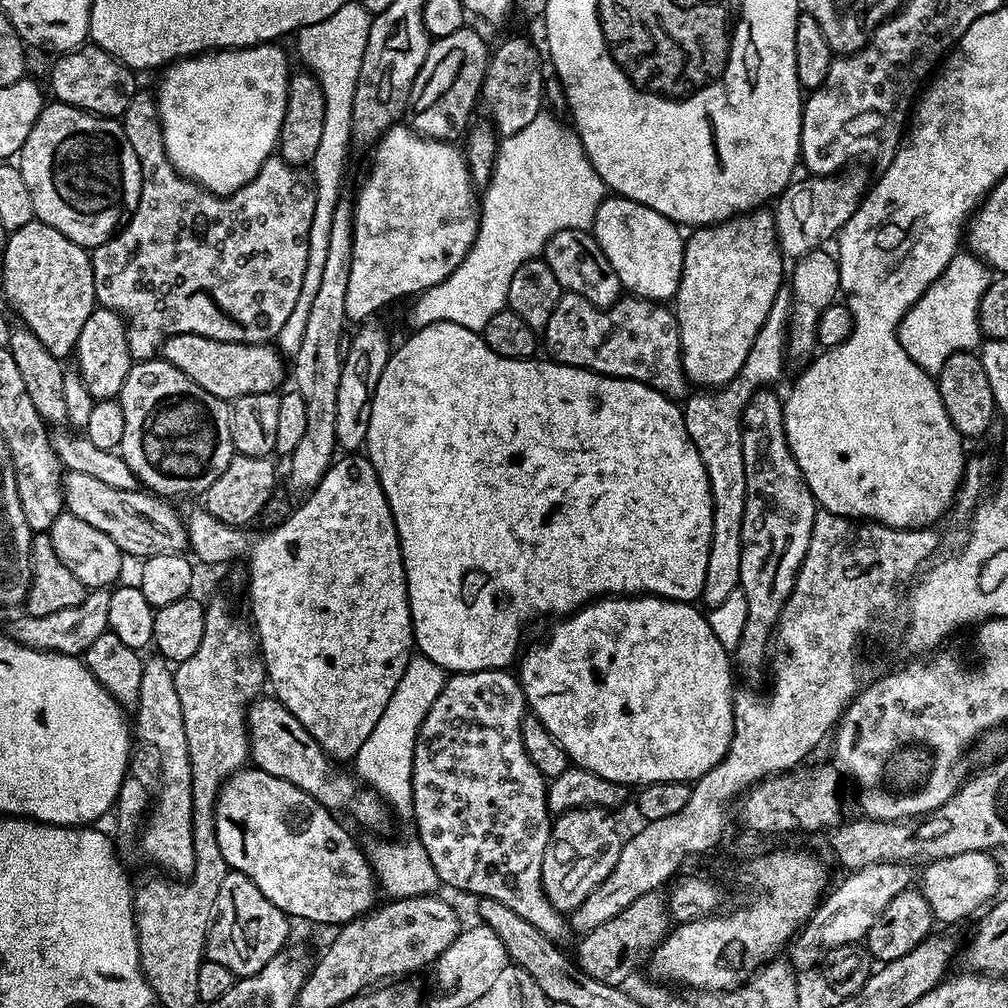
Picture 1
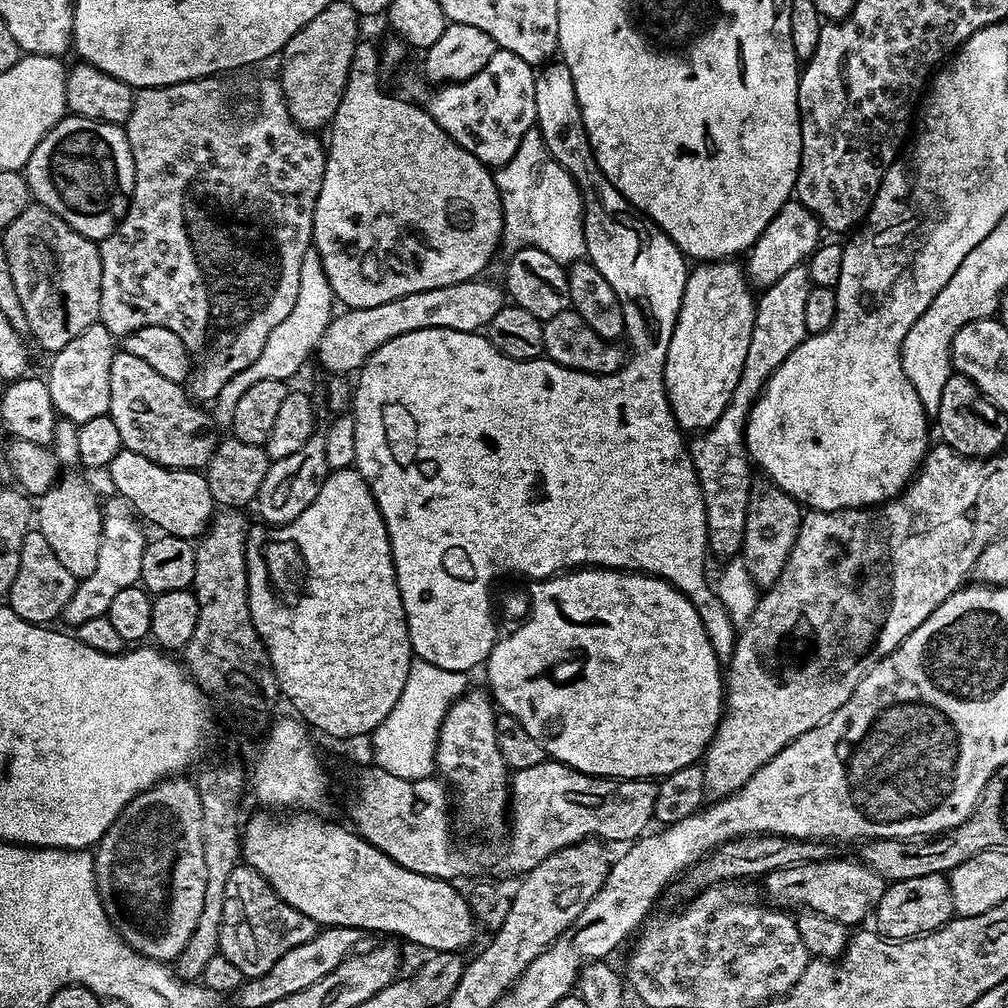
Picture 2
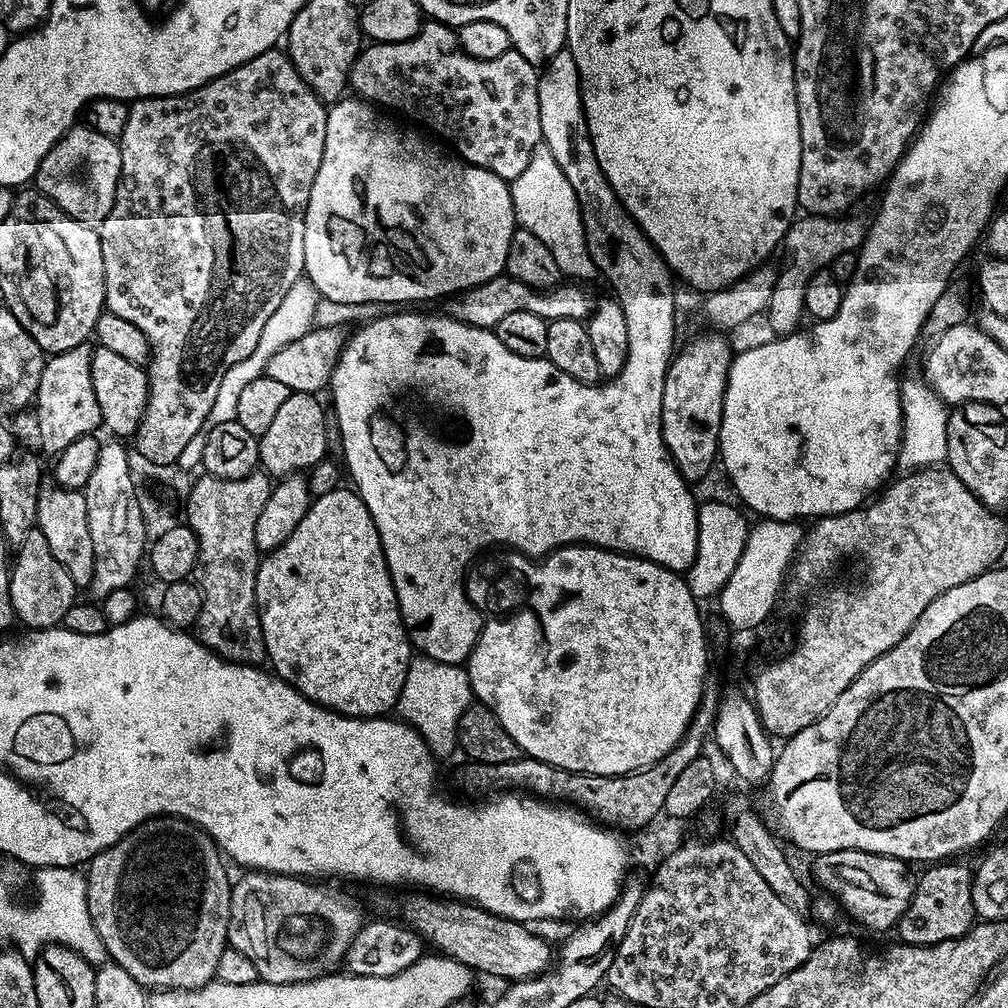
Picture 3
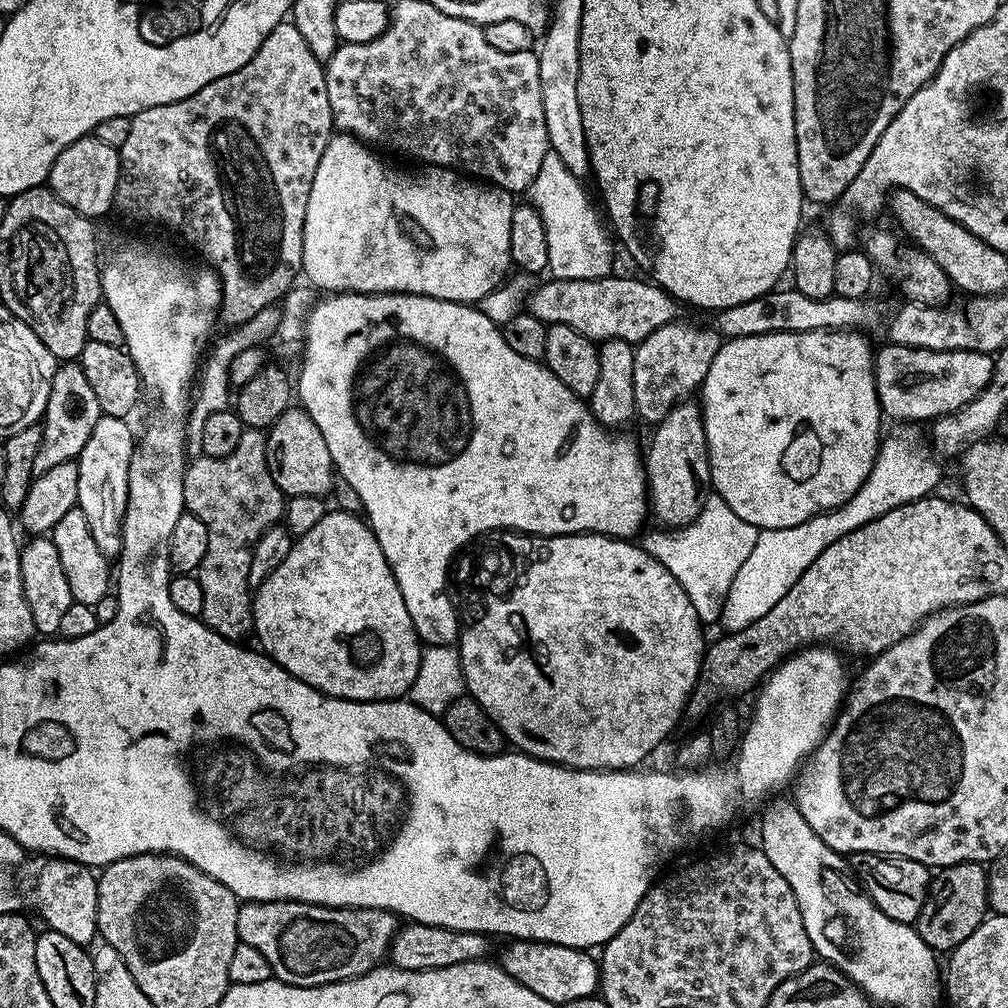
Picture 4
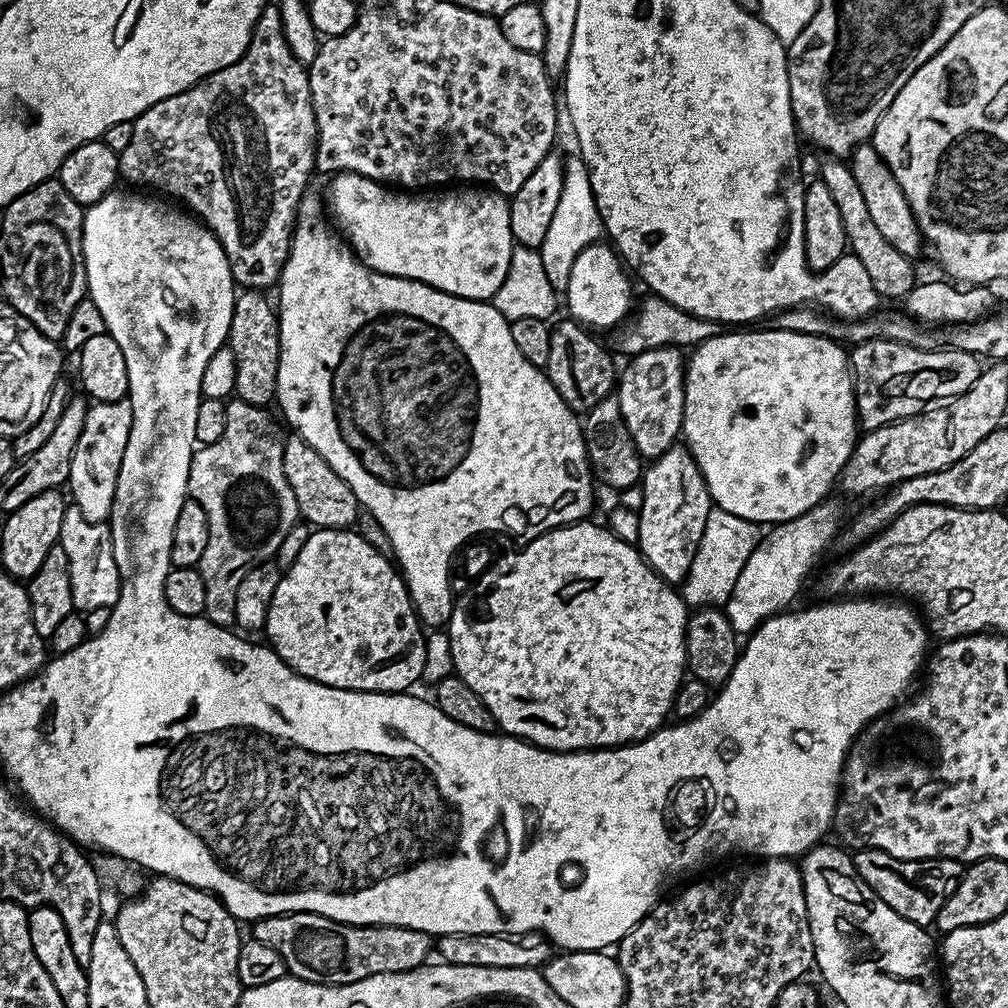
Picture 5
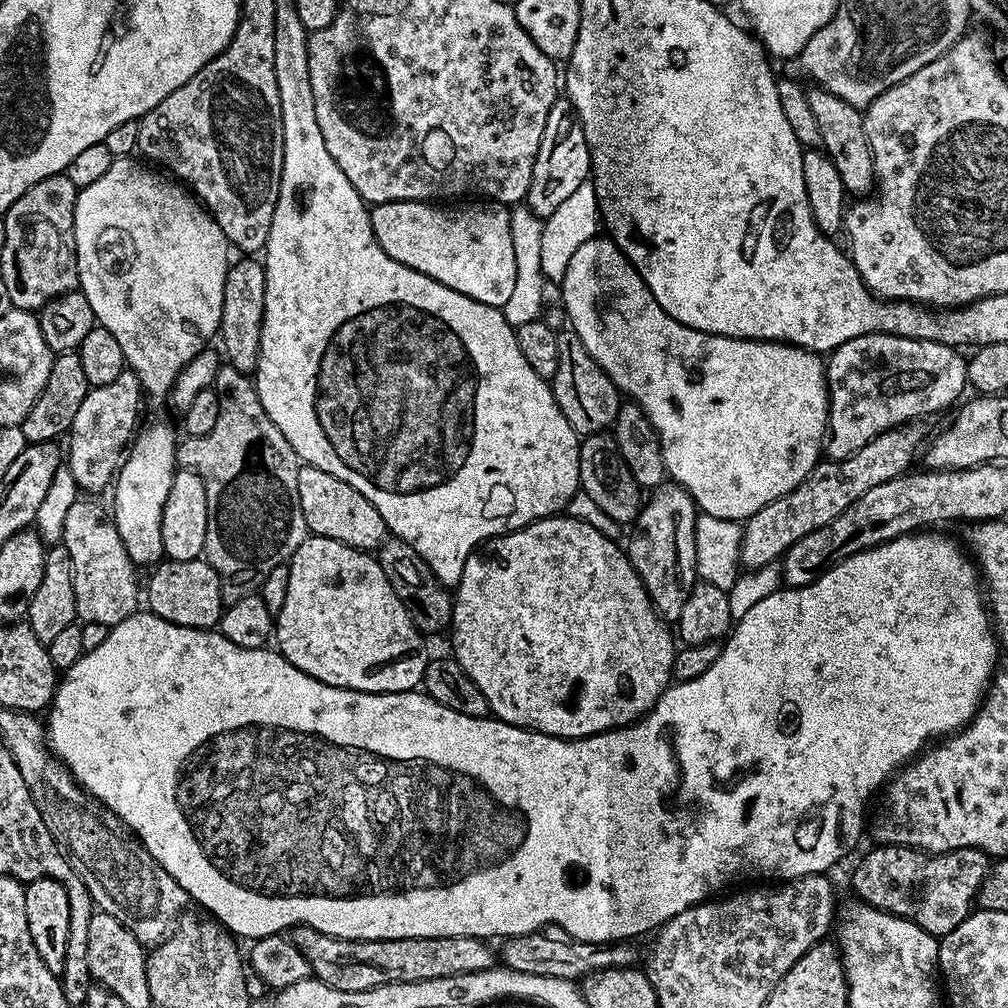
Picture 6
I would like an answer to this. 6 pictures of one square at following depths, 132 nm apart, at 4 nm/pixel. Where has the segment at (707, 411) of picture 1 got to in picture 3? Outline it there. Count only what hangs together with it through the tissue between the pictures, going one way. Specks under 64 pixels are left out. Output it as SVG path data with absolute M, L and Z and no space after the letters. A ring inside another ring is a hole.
M811 214L801 215L793 220L792 227L788 229L786 237L786 248L788 244L788 261L784 264L784 269L779 269L774 286L774 294L770 294L770 306L766 313L766 321L773 328L773 333L787 334L797 331L801 327L800 319L805 319L804 299L806 298L806 286L810 283L810 278L814 274L825 271L832 261L839 255L847 252L856 252L864 242L866 235L866 224L860 220L844 220L848 218L837 218L835 216L814 216Z

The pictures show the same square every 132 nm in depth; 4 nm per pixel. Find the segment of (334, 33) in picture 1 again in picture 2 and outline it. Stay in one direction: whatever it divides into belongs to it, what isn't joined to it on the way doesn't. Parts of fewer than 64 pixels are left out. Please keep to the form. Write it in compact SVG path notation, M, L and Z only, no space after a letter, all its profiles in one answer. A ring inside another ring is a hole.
M309 250L302 258L302 270L298 270L298 302L294 302L290 314L286 314L286 318L282 318L282 322L278 322L278 326L270 330L270 338L266 338L266 346L262 346L262 354L258 354L258 358L254 358L254 362L250 362L246 370L238 370L238 374L225 379L223 386L215 393L216 409L211 409L211 419L217 425L231 425L238 398L242 398L242 394L246 394L246 390L250 390L254 382L267 380L288 382L291 381L291 376L298 375L300 367L307 362L308 356L310 360L315 353L326 326L332 321L334 315L332 304L334 305L332 287L324 273L320 256L315 250Z

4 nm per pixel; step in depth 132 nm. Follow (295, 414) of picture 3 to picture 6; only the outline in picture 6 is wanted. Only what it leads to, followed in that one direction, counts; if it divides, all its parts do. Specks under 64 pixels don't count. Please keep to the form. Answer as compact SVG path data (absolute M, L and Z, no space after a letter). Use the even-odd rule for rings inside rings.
M304 464L298 470L298 502L302 506L302 518L306 518L306 526L313 536L334 538L371 553L389 535L382 514L374 510L369 500L362 498L354 486L342 482L342 478L334 478L334 474L326 474L326 470L318 470L313 464Z

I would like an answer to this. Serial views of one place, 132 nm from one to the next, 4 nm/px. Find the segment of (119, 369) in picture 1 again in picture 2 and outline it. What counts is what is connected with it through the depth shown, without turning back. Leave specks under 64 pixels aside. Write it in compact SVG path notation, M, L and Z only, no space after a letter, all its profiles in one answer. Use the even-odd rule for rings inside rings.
M102 323L86 326L78 338L66 342L62 350L52 357L46 379L50 398L56 407L57 417L73 420L77 426L90 422L90 418L108 415L110 406L110 362L118 351L117 337Z

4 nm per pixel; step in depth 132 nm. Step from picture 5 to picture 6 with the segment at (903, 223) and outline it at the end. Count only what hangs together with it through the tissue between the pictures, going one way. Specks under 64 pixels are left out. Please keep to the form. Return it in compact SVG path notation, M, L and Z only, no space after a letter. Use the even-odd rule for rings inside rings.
M819 86L809 87L807 93L810 110L814 110L814 119L818 122L818 134L822 134L820 148L838 169L838 178L842 178L845 193L867 197L867 192L873 191L876 183L876 171L861 109L850 106L850 102L842 102L842 98Z

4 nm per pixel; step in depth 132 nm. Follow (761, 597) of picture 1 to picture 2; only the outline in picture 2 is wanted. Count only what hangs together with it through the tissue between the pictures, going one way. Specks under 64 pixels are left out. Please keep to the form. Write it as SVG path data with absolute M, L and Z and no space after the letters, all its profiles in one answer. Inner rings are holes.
M760 478L750 490L750 502L746 506L746 534L742 559L750 570L750 578L757 589L767 590L782 574L784 563L796 541L802 515L801 505L786 490L767 478Z

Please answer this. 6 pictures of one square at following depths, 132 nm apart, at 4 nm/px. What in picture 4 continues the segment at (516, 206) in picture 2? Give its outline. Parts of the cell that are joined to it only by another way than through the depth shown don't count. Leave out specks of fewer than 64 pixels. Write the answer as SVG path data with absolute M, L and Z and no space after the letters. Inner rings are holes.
M550 150L542 158L542 166L530 189L531 207L539 212L546 230L548 272L554 280L597 280L614 272L609 229L602 216L600 221L587 190L580 184L583 184L581 177L575 176L566 162Z

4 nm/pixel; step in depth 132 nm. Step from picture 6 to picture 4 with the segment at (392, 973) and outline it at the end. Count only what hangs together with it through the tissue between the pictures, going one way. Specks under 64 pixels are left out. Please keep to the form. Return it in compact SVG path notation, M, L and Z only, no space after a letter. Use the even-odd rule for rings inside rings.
M271 900L270 902L244 902L238 914L239 943L254 946L270 962L272 974L283 984L299 988L317 988L323 984L336 984L339 980L352 980L372 968L385 963L396 936L398 917L394 912L377 908L331 908L321 904L303 904L297 900Z

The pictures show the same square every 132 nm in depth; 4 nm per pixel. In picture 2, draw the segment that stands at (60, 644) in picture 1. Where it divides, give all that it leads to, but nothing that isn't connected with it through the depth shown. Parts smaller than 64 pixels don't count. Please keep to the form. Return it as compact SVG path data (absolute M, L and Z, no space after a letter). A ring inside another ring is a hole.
M120 502L115 503L106 508L107 515L103 517L104 537L102 538L102 546L98 550L98 566L94 570L94 574L83 577L77 583L70 602L66 602L64 607L62 620L72 624L71 626L78 626L82 622L90 622L92 618L105 615L110 601L121 590L133 587L139 581L146 535L144 536L139 526L135 524L137 521L129 515L125 505Z

